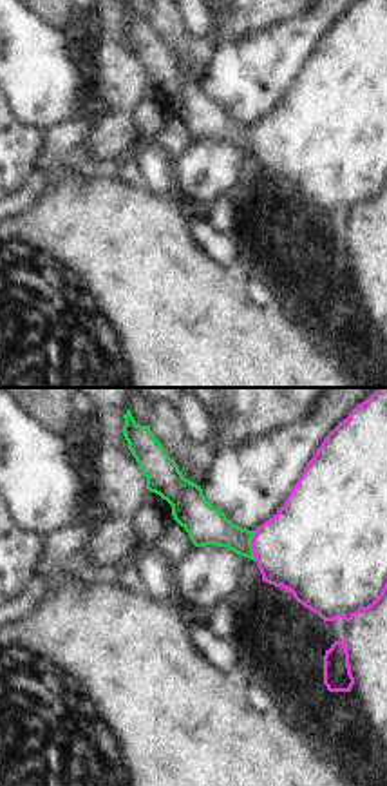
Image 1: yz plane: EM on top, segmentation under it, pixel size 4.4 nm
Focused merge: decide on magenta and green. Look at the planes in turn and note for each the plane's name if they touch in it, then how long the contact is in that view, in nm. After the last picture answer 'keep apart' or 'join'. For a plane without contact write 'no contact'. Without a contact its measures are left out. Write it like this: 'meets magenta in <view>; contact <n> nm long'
meets magenta in yz; contact 140 nm long

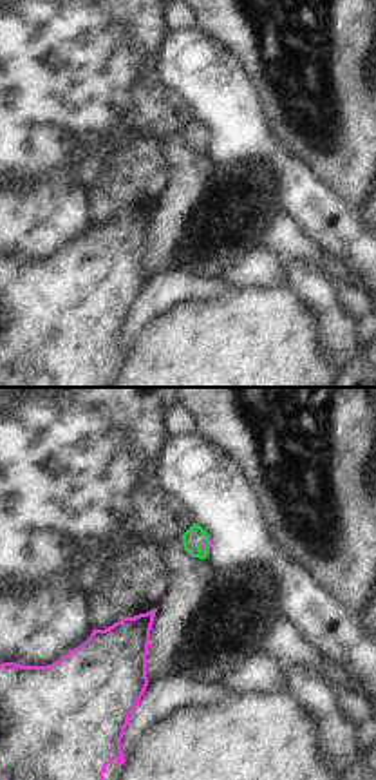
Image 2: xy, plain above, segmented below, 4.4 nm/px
meets magenta in xy; contact 70 nm long

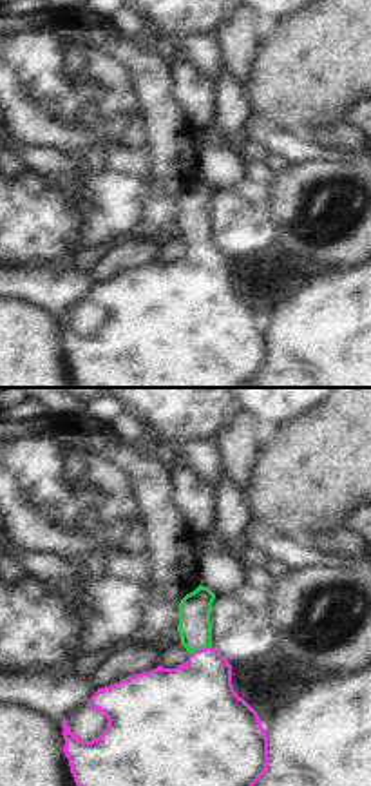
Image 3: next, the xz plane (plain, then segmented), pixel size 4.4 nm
meets magenta in xz; contact 100 nm long

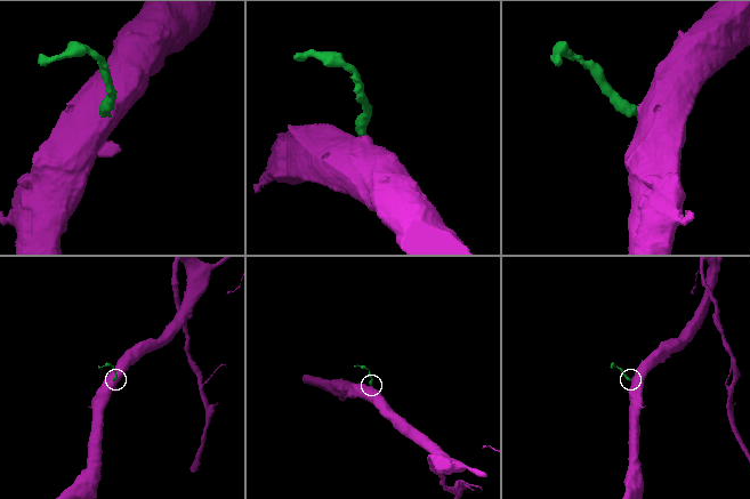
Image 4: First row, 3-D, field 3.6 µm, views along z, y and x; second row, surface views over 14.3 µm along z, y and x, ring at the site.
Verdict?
join

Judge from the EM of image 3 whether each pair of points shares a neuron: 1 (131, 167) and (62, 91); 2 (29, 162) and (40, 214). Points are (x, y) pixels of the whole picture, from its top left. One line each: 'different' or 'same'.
1: same
2: same

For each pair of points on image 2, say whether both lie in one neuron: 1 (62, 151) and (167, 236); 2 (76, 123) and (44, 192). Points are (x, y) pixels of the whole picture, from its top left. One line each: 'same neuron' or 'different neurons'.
1: different neurons
2: different neurons

